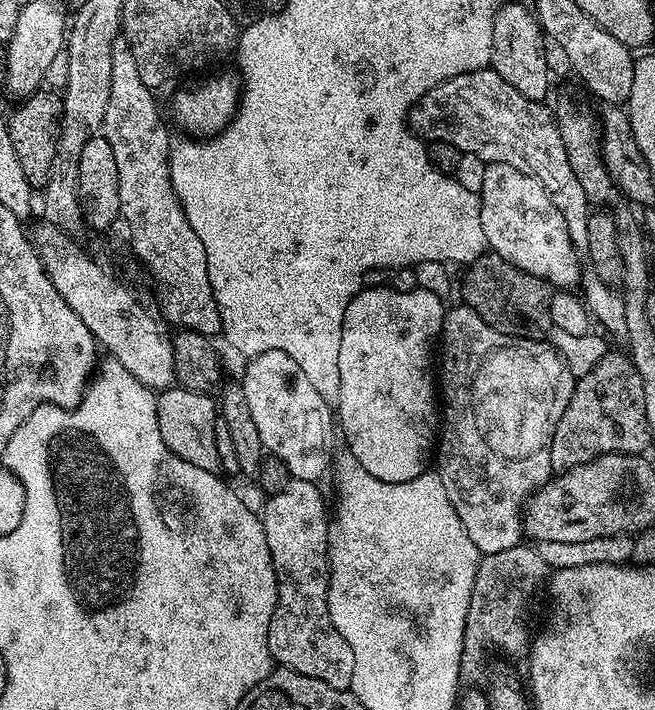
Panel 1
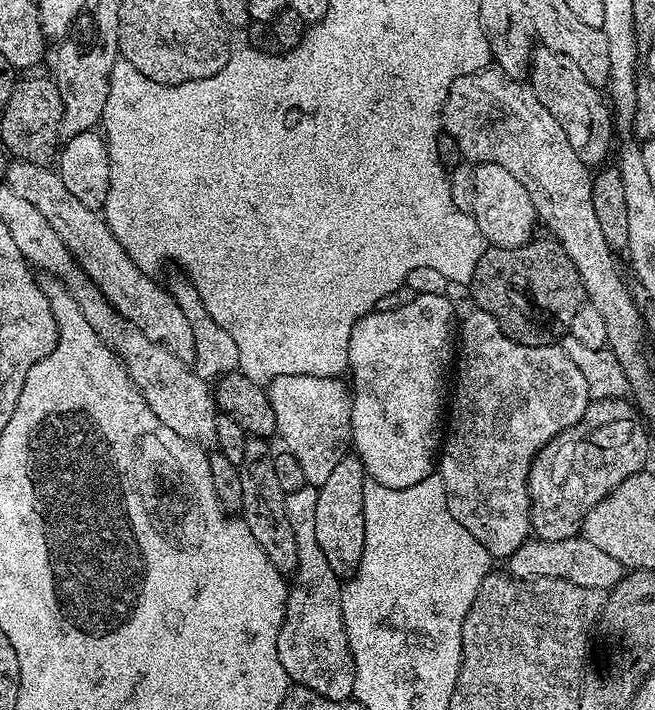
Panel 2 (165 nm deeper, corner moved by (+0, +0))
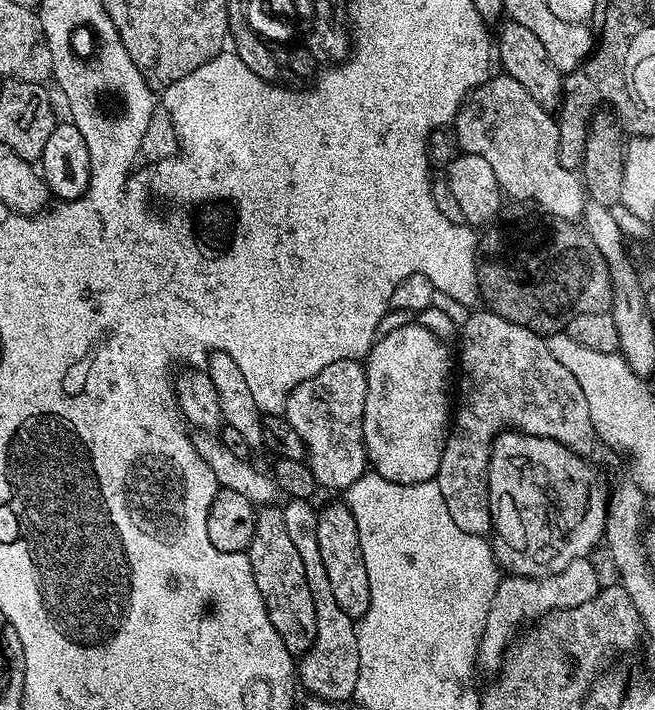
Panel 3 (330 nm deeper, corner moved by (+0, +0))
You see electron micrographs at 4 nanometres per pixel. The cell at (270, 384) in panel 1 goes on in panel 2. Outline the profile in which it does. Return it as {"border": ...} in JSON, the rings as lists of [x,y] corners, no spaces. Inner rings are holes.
{"border":[[[286,374],[273,376],[266,391],[270,406],[274,406],[279,439],[284,439],[283,447],[298,458],[305,481],[313,486],[326,482],[334,466],[350,452],[352,394],[349,385],[334,376]]]}

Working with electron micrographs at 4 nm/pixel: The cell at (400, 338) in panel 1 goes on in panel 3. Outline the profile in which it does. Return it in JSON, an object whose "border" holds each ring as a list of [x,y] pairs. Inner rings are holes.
{"border":[[[435,306],[415,313],[408,324],[380,336],[366,357],[364,373],[368,375],[366,410],[364,411],[364,449],[371,471],[399,484],[417,484],[435,480],[442,462],[442,450],[450,431],[448,383],[454,380],[454,345],[458,325]]]}

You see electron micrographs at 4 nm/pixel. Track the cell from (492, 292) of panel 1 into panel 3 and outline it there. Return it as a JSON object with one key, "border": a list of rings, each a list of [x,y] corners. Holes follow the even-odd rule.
{"border":[[[541,211],[540,216],[512,216],[509,220],[500,218],[495,221],[487,229],[488,232],[479,237],[478,251],[476,253],[476,277],[480,283],[480,296],[485,300],[487,307],[493,312],[497,312],[502,318],[506,318],[510,322],[514,322],[518,326],[522,326],[526,330],[537,334],[551,334],[567,329],[570,318],[574,318],[578,314],[590,314],[591,312],[607,312],[612,307],[612,279],[610,278],[610,270],[606,266],[606,262],[602,258],[602,254],[594,246],[594,242],[588,237],[588,233],[584,231],[579,223],[563,220],[554,214]]]}

